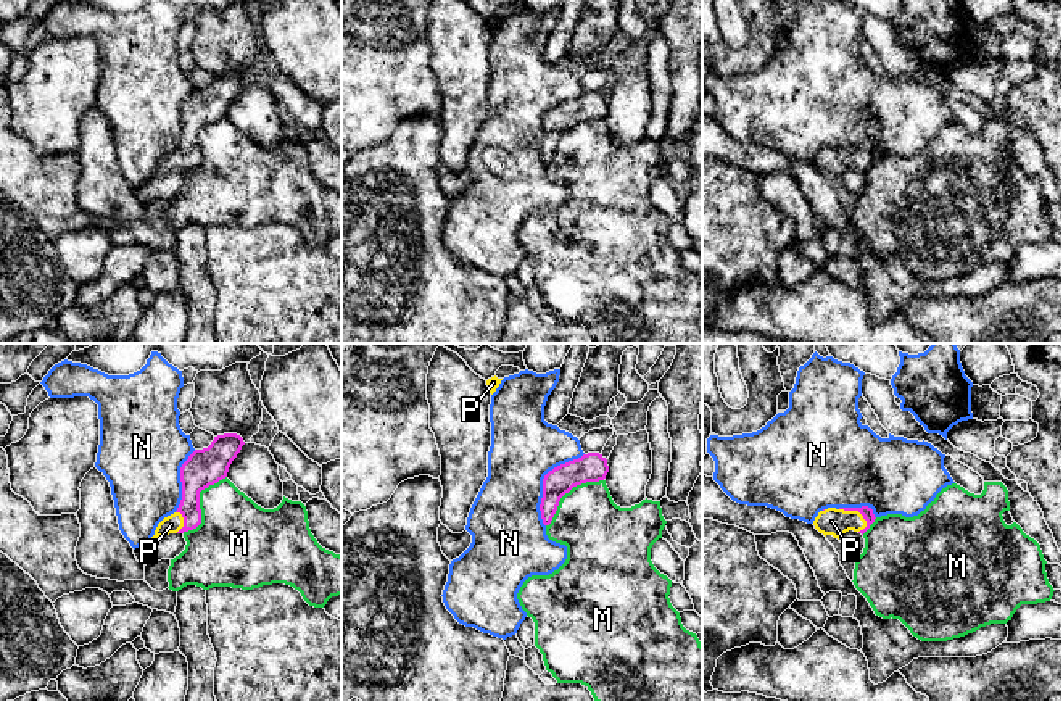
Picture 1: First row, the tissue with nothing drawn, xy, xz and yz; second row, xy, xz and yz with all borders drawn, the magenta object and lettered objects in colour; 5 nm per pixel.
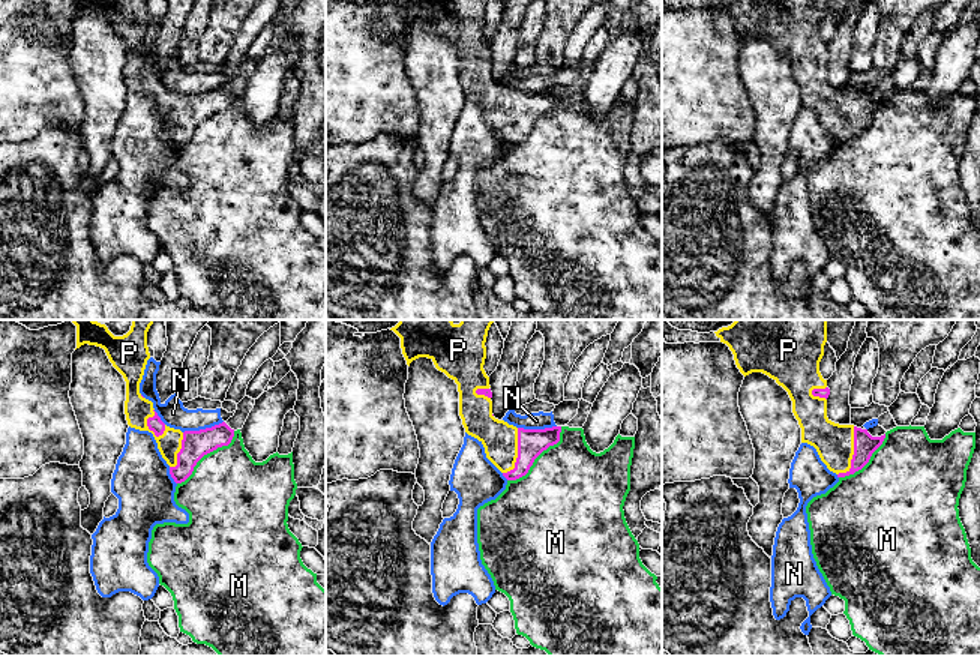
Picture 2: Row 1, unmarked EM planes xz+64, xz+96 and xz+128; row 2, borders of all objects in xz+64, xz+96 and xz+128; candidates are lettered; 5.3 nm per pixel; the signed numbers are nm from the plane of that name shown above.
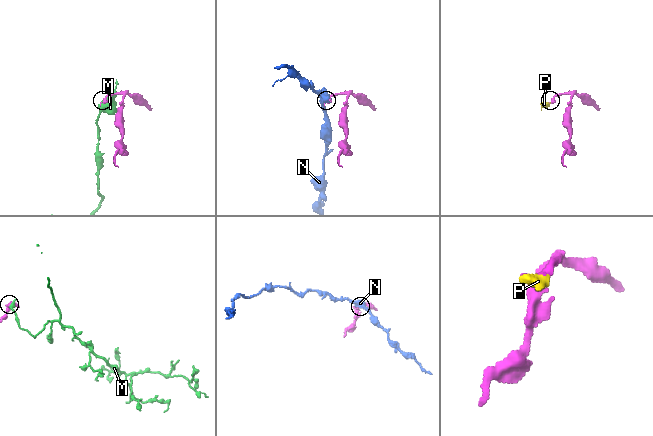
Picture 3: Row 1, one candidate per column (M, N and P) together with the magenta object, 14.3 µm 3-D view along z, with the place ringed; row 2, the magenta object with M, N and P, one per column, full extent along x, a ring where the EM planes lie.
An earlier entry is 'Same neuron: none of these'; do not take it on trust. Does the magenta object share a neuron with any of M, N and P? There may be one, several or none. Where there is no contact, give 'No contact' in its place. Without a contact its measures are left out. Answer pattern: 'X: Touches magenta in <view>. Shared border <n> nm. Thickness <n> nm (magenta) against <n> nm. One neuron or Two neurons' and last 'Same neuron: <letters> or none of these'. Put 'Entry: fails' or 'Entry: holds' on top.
Entry: fails
M: Touches magenta in xy. Shared border 360 nm. Thickness 190 nm (magenta) against 380 nm. Two neurons
N: Touches magenta in xz. Shared border 420 nm. Thickness 140 nm (magenta) against 340 nm. Two neurons
P: Touches magenta in yz. Shared border 170 nm. Thickness 60 nm (magenta) against 140 nm. One neuron
Same neuron: P

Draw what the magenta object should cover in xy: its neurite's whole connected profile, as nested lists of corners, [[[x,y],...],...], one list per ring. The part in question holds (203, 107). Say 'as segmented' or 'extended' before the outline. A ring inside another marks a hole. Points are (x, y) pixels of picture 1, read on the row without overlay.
extended; [[[237,73],[214,76],[211,84],[195,89],[180,106],[182,139],[177,150],[164,156],[153,177],[184,172],[201,163],[200,131],[227,116],[232,100],[245,84]]]

